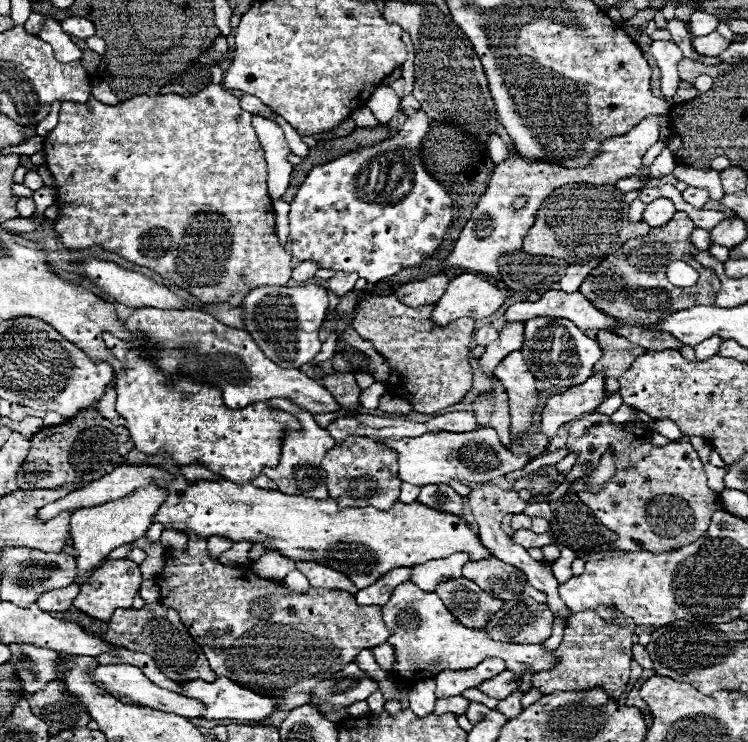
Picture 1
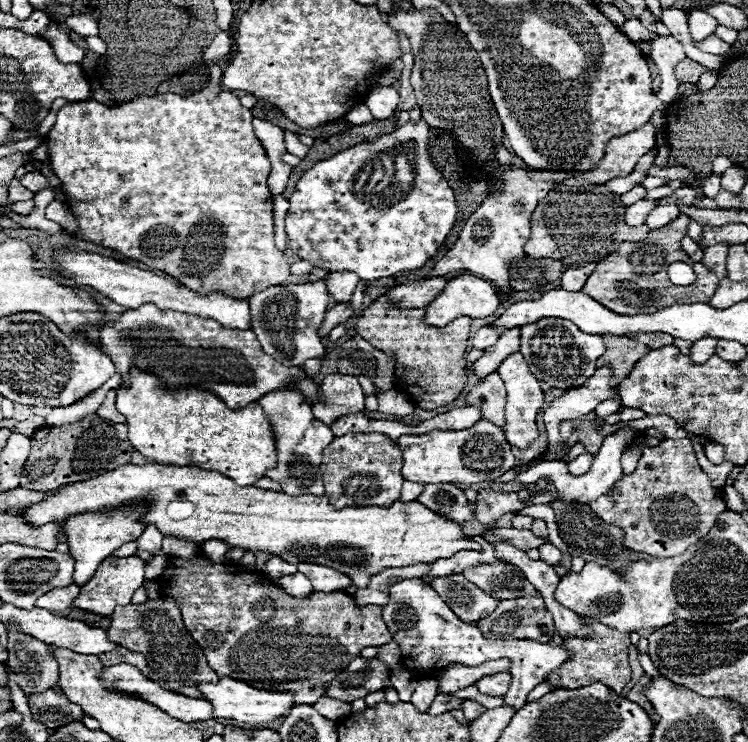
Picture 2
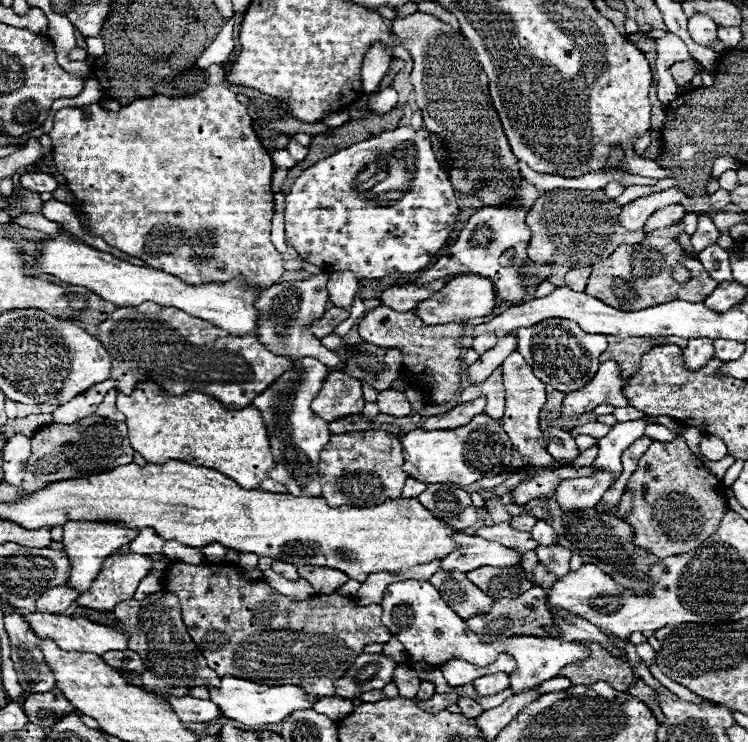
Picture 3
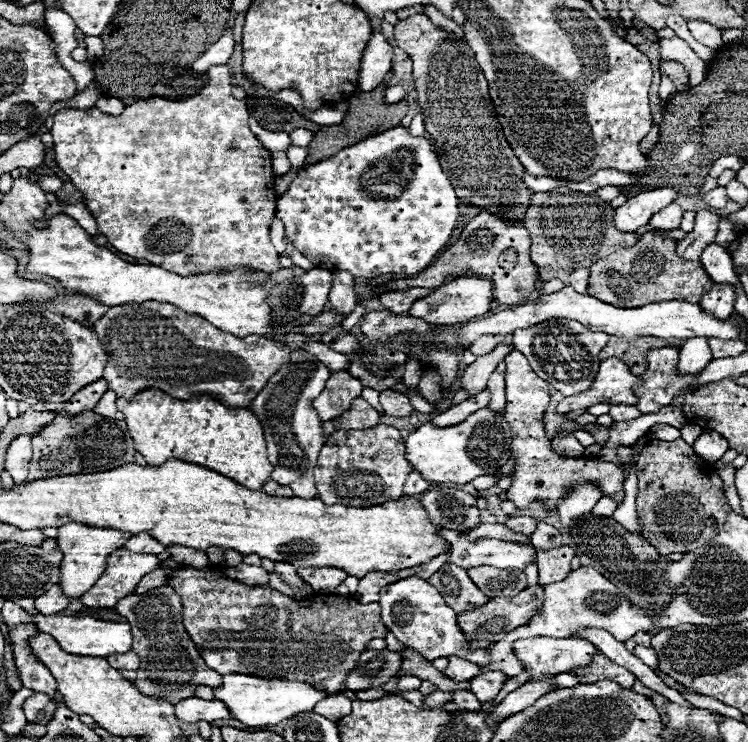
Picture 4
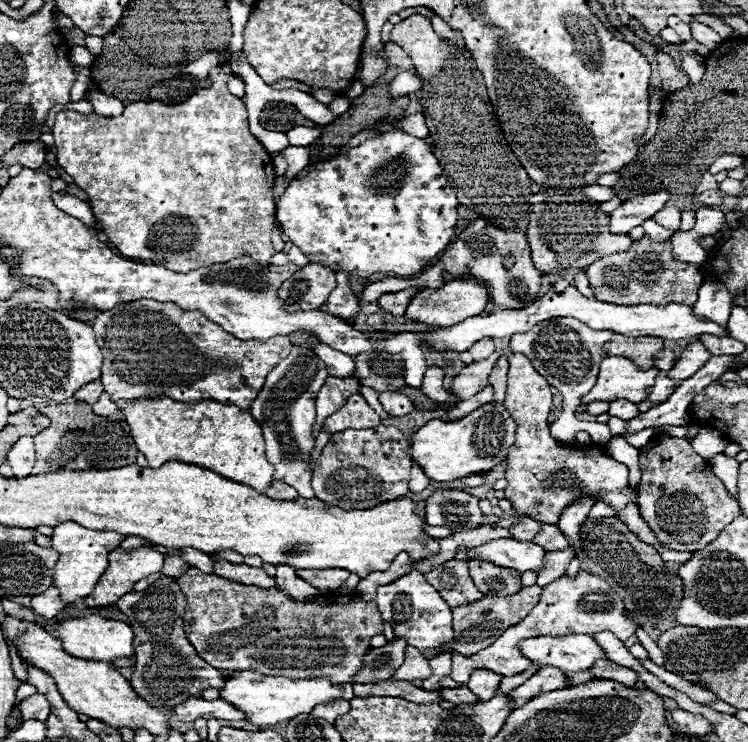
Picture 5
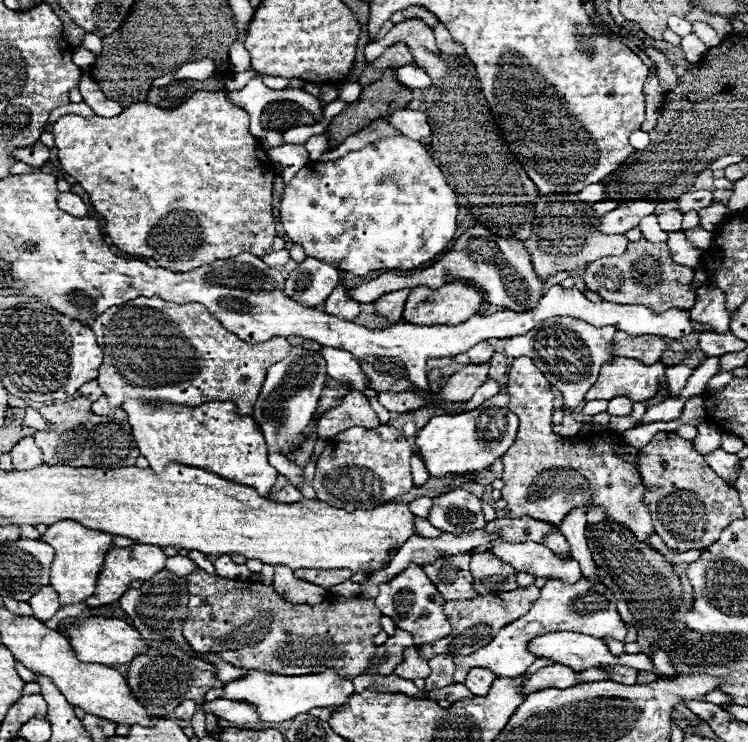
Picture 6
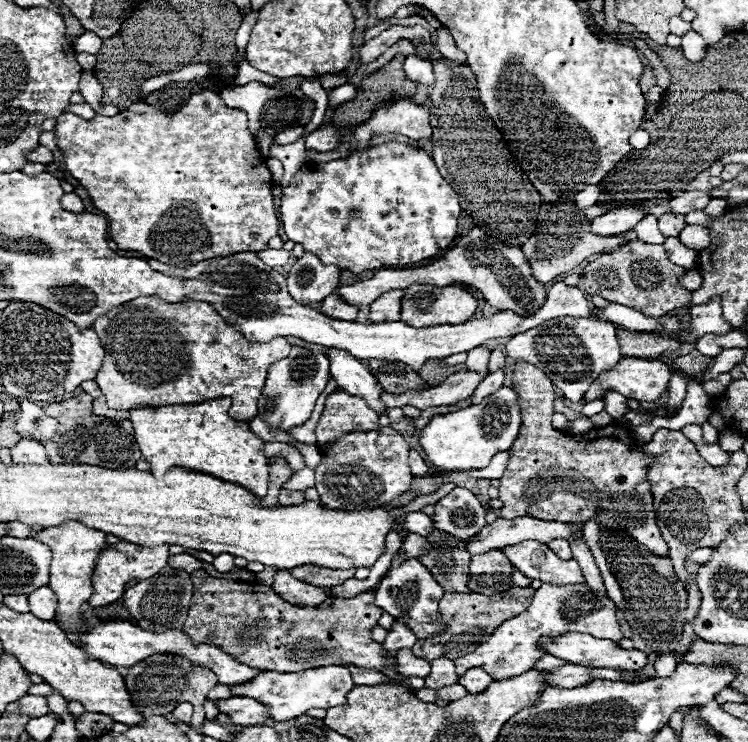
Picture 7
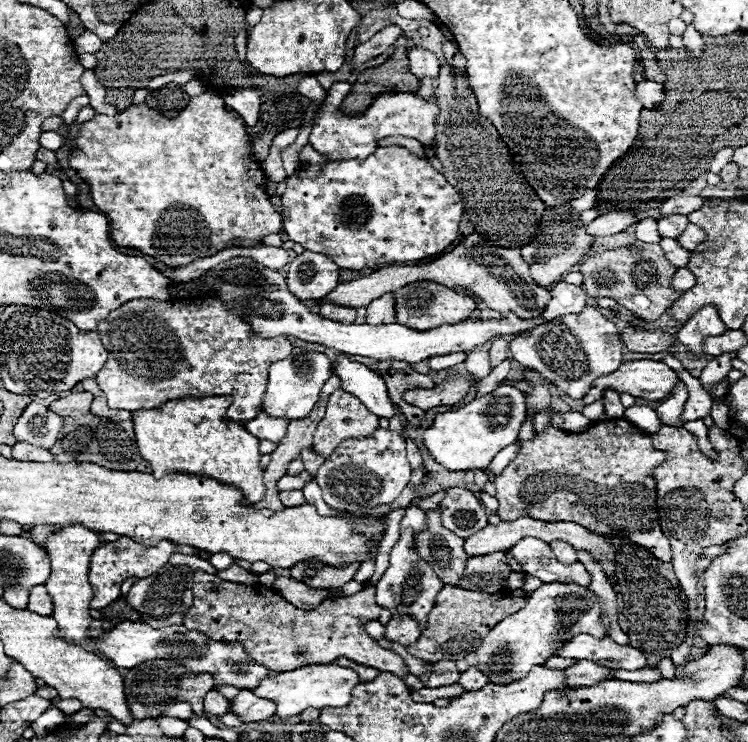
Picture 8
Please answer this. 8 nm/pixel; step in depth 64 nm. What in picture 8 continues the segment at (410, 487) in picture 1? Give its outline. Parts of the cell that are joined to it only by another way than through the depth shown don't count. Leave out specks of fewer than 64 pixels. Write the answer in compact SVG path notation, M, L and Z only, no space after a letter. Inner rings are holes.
M406 440L406 448L408 448L408 460L410 460L412 470L420 470L422 468L422 456L420 456L416 444L412 440Z

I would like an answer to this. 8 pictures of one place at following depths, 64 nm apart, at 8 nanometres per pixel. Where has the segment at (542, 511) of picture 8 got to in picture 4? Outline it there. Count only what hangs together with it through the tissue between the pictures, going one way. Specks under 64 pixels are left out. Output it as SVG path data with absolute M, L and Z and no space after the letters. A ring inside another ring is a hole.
M512 352L506 356L506 408L504 416L508 420L508 426L512 426L512 452L516 456L516 466L512 472L514 484L508 488L506 496L512 500L520 510L528 508L530 502L542 500L546 506L556 508L560 504L560 498L566 494L566 486L574 484L576 480L596 482L602 486L602 492L606 496L612 496L616 502L622 502L622 482L624 482L624 470L610 462L600 462L598 458L582 460L582 458L564 458L556 456L550 450L550 440L544 432L544 410L550 402L548 394L548 382L540 380L534 370L530 368L528 360L520 352Z

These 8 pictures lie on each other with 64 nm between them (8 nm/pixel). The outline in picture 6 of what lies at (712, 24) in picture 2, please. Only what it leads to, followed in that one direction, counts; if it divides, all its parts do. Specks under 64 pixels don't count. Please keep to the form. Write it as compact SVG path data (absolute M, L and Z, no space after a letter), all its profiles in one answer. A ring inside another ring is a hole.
M694 22L694 24L692 24L692 30L694 30L694 34L696 34L708 48L712 48L712 46L716 46L716 44L720 42L718 36L716 36L716 30L714 30L712 26L704 24L704 22Z

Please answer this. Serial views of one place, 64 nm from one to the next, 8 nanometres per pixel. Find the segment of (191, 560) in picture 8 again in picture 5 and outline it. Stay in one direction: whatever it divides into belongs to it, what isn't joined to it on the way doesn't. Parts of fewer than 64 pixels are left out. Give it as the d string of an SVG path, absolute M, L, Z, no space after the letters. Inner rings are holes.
M166 556L166 560L164 560L164 568L162 568L162 574L172 576L172 578L178 578L178 576L182 576L188 568L190 568L190 566L188 566L182 558L178 558L178 556Z

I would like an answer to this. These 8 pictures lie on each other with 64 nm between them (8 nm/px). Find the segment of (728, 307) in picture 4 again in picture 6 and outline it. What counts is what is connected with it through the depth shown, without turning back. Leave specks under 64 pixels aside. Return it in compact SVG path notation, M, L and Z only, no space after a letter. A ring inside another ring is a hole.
M708 282L698 288L698 300L690 310L690 316L700 324L710 324L718 334L728 332L730 314L726 310L726 298L718 288L708 286Z

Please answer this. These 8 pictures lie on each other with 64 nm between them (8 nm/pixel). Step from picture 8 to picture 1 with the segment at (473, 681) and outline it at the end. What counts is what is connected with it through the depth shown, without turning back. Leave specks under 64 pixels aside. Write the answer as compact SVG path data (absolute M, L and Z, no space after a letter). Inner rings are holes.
M508 670L500 672L496 678L484 682L484 684L480 686L480 690L482 690L484 694L488 694L490 698L496 698L496 700L506 700L512 692L516 692L516 688L518 688L518 680L516 680L516 676L510 674Z

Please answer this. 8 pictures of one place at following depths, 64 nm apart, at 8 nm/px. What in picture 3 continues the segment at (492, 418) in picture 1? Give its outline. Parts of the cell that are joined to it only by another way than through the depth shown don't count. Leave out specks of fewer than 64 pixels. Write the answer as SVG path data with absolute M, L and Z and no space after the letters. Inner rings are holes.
M502 368L492 372L492 376L488 376L488 380L484 380L484 384L468 386L460 394L460 400L462 402L470 402L470 400L476 400L480 396L488 398L484 414L492 416L494 420L502 420L505 410L505 388L502 386Z

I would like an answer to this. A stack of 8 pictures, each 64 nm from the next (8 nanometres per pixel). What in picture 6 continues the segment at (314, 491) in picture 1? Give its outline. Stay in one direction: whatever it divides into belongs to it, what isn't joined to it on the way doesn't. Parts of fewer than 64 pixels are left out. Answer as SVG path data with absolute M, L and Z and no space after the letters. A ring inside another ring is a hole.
M294 346L288 354L288 358L276 362L268 368L264 386L260 390L260 396L254 404L252 418L262 428L266 446L268 446L268 462L278 470L278 474L286 476L292 486L296 486L304 498L312 500L314 490L310 484L304 482L304 468L296 466L288 456L294 450L300 450L304 446L304 428L308 428L314 412L318 396L326 382L326 362L318 352Z

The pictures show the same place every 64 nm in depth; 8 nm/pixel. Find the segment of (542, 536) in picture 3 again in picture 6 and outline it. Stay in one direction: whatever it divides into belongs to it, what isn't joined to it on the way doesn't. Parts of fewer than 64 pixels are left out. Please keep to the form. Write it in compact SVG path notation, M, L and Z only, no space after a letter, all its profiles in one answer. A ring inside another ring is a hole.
M556 530L556 532L548 532L548 534L544 534L542 544L548 546L548 548L552 548L552 552L556 552L556 554L564 554L564 552L570 550L570 544L566 542L566 538L564 538L558 530Z

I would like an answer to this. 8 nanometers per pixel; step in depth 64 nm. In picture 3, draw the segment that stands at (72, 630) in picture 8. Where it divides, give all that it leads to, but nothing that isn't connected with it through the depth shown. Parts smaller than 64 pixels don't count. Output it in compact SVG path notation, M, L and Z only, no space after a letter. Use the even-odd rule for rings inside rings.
M72 520L64 524L64 552L68 554L72 562L72 572L68 586L84 592L90 582L98 576L104 558L114 554L120 546L132 542L138 536L138 532L132 532L132 528L120 528L120 524L104 524L104 522L94 522L94 520Z

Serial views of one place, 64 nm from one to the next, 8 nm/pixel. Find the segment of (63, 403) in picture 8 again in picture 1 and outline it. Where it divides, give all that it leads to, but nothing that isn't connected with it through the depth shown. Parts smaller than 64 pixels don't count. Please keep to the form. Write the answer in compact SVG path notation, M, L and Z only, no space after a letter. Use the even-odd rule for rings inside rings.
M96 408L82 410L76 418L58 426L42 428L32 436L32 450L18 472L20 490L56 488L68 482L92 482L112 472L124 462L124 456L134 448L134 442L126 428L116 428L110 420L104 420Z

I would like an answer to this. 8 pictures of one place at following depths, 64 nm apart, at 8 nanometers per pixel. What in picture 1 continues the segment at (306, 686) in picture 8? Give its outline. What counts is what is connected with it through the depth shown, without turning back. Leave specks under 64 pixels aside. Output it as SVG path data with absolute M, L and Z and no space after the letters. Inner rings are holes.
M216 678L214 682L204 682L204 680L188 680L188 682L180 682L182 686L182 696L186 698L194 698L198 702L202 702L206 706L204 710L204 720L242 720L248 724L258 724L262 722L266 716L276 712L276 700L274 698L266 698L260 694L254 694L238 684L234 684L228 678Z

